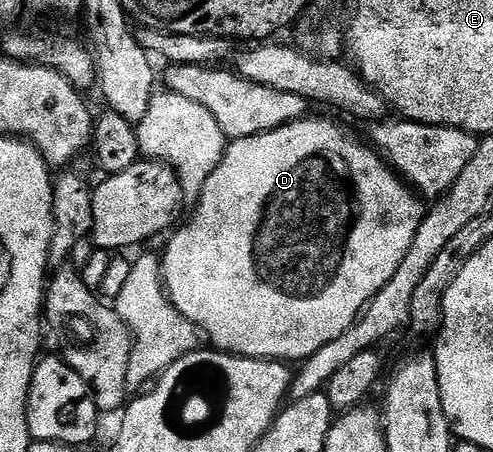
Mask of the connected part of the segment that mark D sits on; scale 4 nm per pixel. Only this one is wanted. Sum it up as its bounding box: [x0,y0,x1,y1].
[159,118,423,362]

